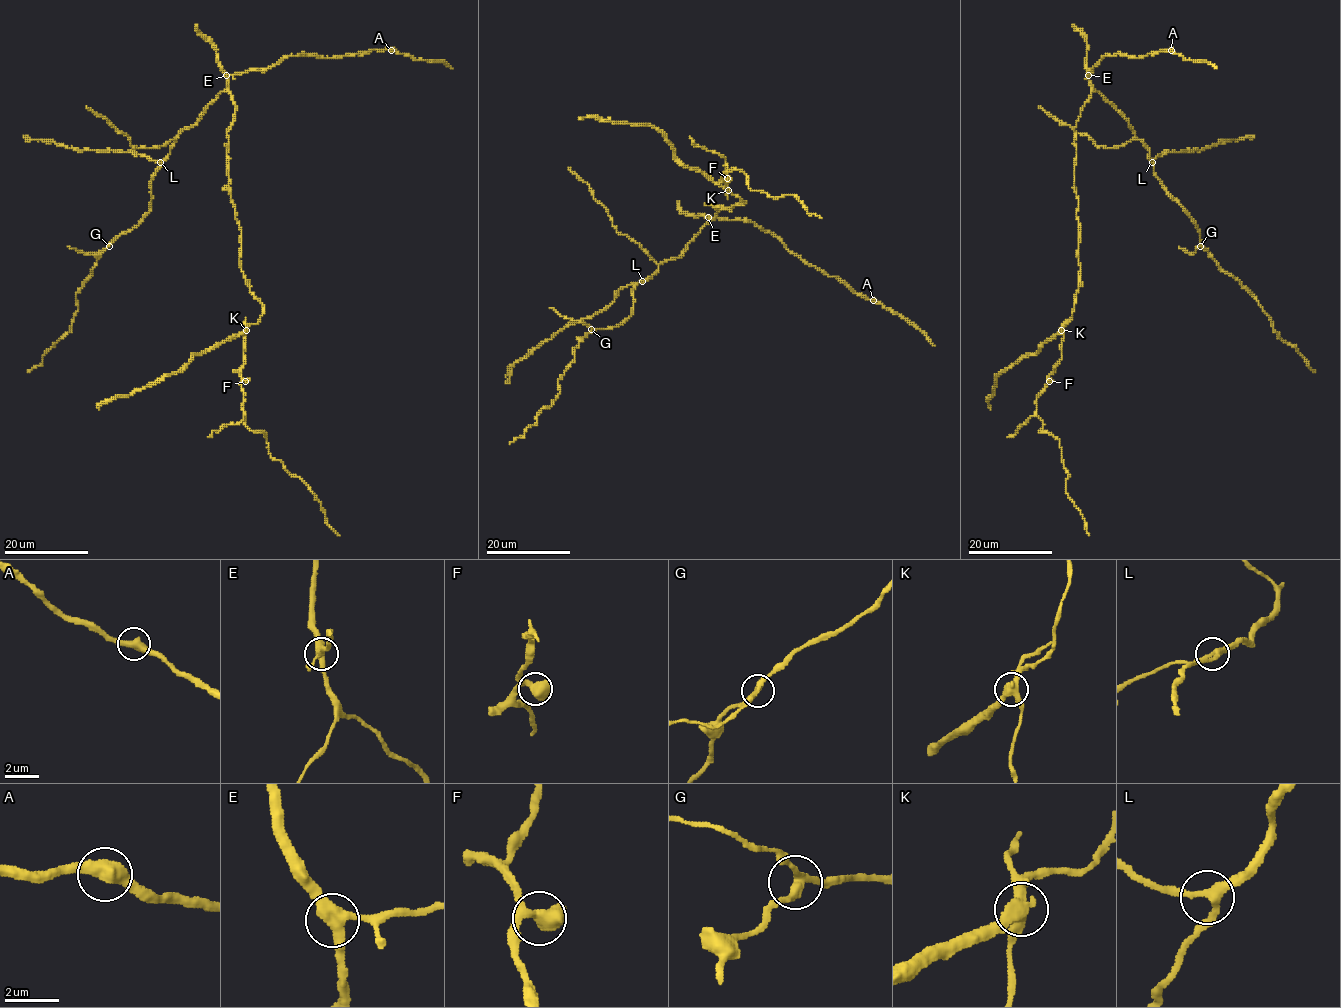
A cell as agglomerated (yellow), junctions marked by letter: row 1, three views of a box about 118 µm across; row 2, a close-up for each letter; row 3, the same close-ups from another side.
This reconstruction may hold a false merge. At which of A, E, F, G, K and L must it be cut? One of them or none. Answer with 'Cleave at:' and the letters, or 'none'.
Cleave at: K

